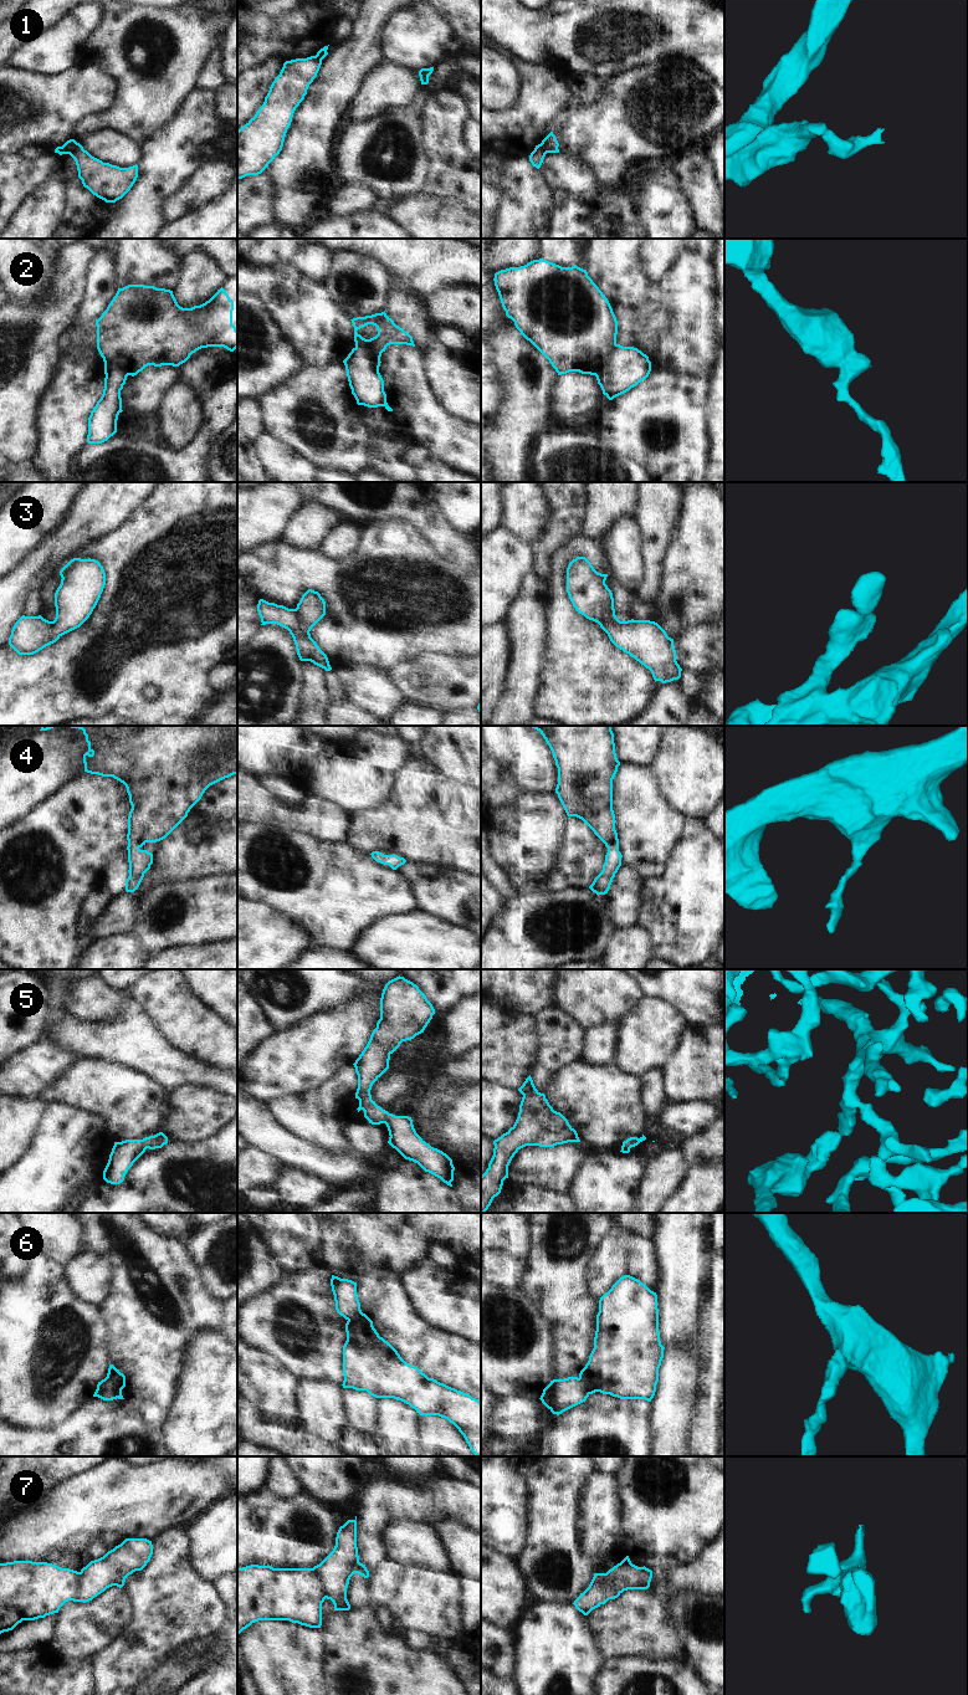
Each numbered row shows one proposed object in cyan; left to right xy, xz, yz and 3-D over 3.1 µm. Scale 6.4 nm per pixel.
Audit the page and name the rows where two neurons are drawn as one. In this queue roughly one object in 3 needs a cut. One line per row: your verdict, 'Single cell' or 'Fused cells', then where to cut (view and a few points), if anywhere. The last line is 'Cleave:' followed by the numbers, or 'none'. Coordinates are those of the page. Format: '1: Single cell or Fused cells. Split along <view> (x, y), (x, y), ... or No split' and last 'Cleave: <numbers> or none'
1: Fused cells. Split along xy (76, 142), (68, 153)
2: Fused cells. Split along yz (616, 344), (607, 362), (594, 374)
3: Single cell. No split
4: Single cell. No split
5: Single cell. No split
6: Fused cells. Split along yz (579, 1377), (587, 1383), (589, 1393)
7: Fused cells. Split along xy (80, 1572), (78, 1594), (75, 1601)
Cleave: 1, 2, 6, 7.

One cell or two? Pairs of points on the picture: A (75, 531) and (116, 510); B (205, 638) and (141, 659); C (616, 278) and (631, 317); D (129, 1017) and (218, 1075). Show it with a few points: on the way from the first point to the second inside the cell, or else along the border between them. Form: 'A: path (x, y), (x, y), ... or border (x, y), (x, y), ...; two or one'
A: path (85, 522), (97, 510), (106, 510); one
B: path (189, 640), (184, 640), (175, 646), (157, 648); one
C: path (625, 288), (625, 307); one
D: path (147, 1040), (177, 1070), (194, 1073); one

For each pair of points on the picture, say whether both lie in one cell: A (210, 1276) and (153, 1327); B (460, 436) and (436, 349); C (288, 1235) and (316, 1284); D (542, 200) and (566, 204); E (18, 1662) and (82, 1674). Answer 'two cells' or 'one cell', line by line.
A: two cells
B: two cells
C: two cells
D: two cells
E: one cell

